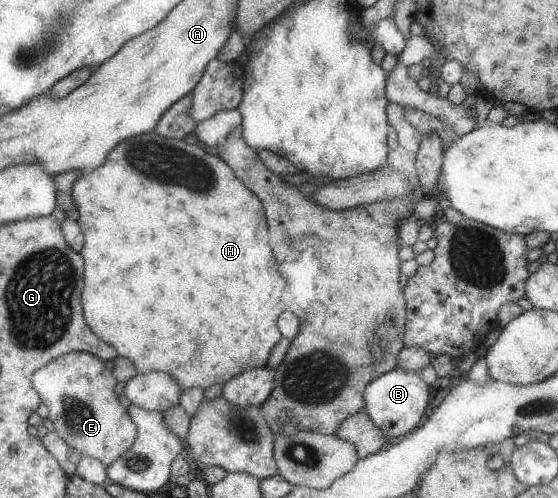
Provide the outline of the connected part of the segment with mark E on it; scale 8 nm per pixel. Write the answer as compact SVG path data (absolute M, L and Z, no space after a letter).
M72 352L68 355L60 355L54 359L48 367L42 367L32 377L32 387L38 391L42 403L48 410L47 418L52 422L57 437L66 443L69 451L95 457L105 463L112 465L120 459L120 455L131 449L132 442L137 437L136 425L130 421L127 409L118 401L114 387L118 380L113 371L106 367L103 359L88 352Z

